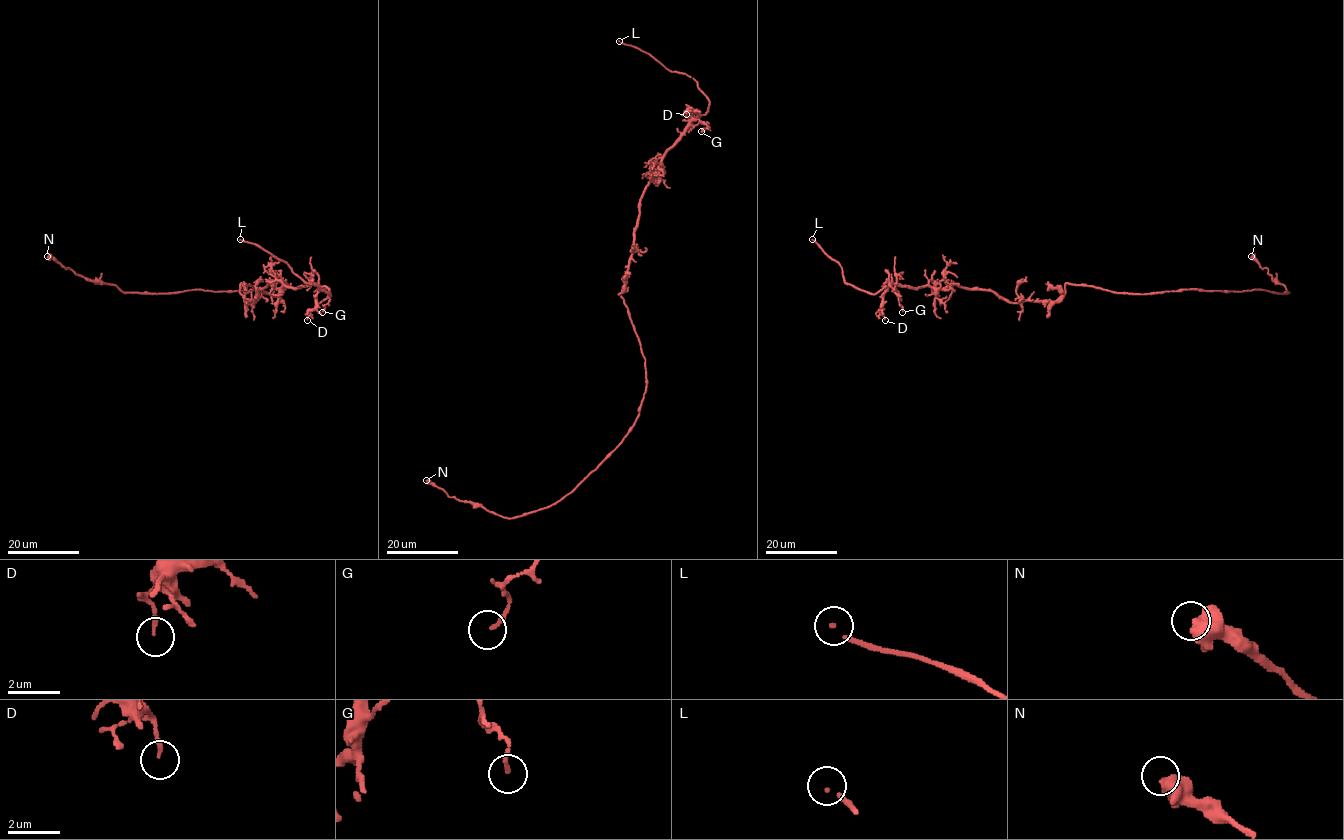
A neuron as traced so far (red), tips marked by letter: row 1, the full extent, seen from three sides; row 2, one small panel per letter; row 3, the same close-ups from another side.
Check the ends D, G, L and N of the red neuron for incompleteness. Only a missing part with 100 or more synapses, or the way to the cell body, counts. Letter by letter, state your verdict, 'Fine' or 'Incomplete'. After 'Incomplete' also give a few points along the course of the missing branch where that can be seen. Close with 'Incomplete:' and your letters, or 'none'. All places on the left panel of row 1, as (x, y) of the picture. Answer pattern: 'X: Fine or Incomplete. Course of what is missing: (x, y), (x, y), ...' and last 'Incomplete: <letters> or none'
D: Fine
G: Fine
L: Incomplete. Course of what is missing: (240, 239), (203, 222), (191, 221), (188, 231), (186, 228)
N: Fine
Incomplete: L

